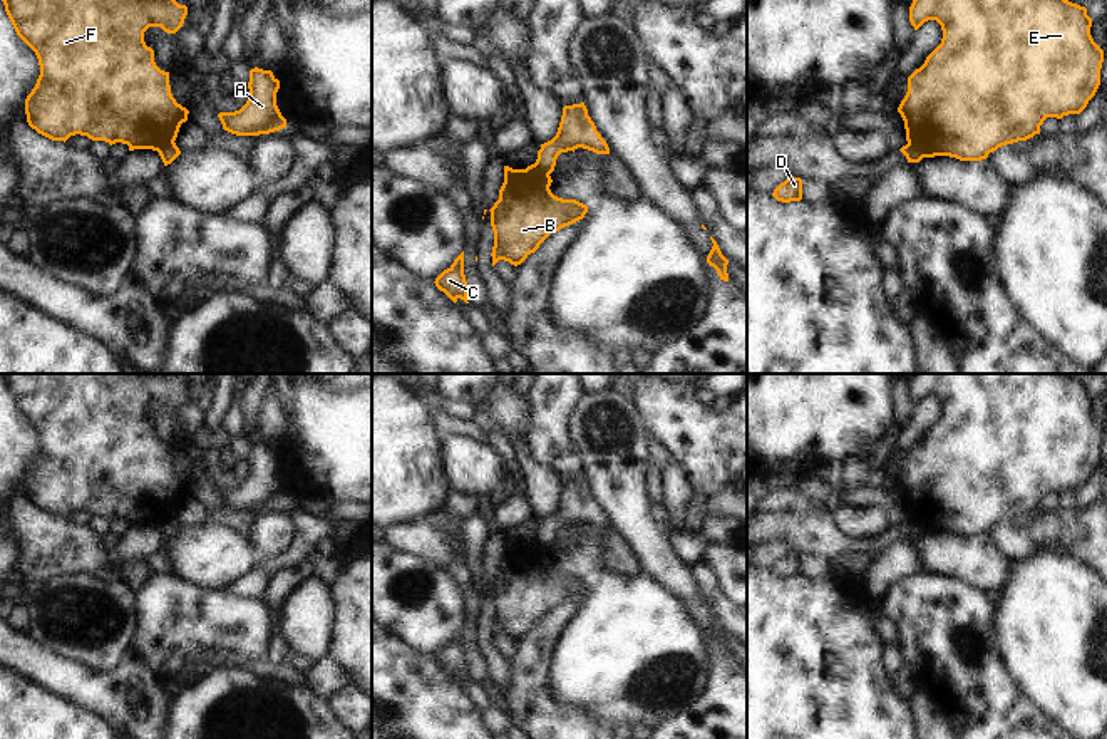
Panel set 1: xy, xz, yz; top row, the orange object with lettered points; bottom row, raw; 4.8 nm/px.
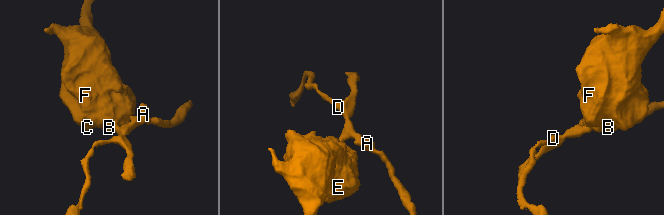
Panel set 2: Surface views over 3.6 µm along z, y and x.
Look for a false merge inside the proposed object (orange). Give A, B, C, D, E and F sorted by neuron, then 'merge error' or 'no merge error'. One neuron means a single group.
A D / B C E F | merge error

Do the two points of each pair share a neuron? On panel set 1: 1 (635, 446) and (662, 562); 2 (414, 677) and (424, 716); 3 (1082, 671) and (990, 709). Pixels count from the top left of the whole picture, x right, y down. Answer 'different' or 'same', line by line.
1: same
2: same
3: different

